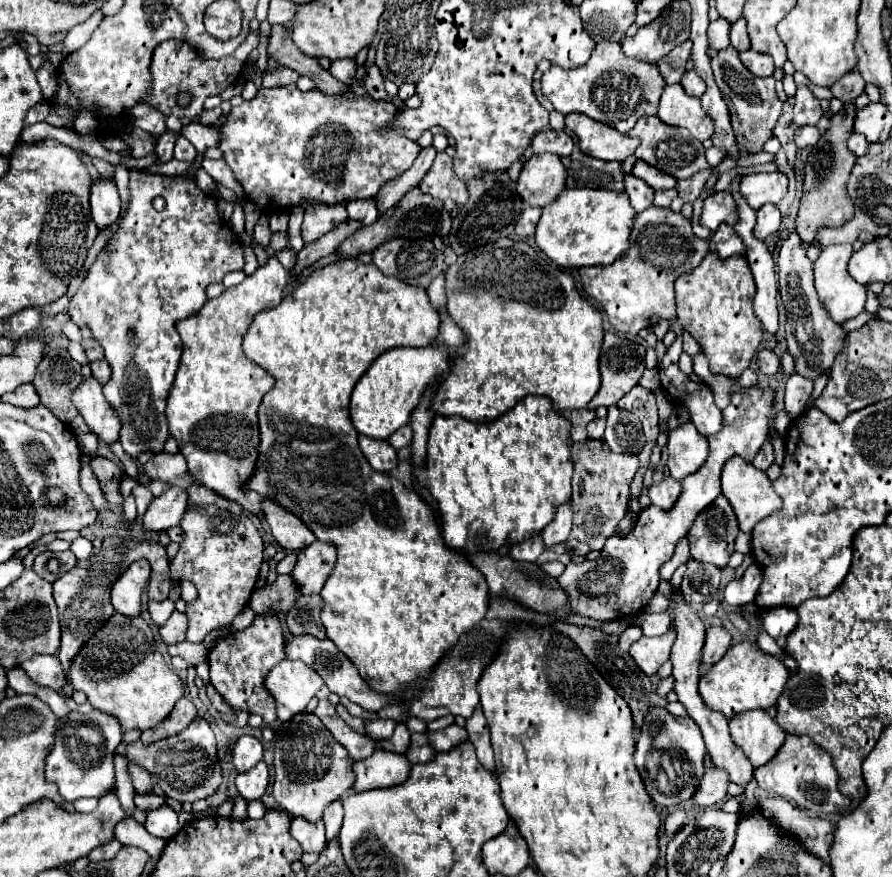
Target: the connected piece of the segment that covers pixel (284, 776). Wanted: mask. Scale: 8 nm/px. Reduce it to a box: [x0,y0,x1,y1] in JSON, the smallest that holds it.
[273,712,353,820]

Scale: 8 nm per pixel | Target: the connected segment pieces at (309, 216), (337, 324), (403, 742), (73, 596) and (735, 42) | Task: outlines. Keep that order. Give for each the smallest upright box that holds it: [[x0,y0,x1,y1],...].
[[301,204,347,244],[241,260,489,692],[379,724,411,754],[53,536,171,672],[731,16,749,52]]

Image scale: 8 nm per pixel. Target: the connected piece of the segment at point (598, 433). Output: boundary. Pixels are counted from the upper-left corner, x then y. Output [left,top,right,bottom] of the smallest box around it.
[587,418,605,440]

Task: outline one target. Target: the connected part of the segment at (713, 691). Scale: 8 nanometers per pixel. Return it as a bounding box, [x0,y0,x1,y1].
[699,642,789,720]

